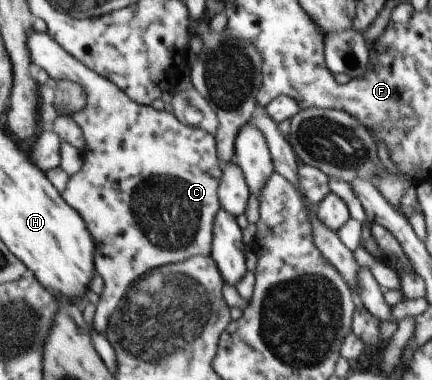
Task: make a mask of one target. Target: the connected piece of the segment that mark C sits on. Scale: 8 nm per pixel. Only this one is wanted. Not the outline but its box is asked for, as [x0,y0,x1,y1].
[28,28,224,335]

